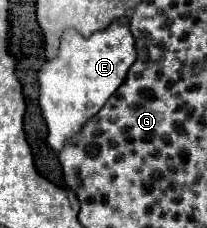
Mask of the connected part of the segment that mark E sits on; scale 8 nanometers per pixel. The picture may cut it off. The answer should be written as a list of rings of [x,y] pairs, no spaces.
[[[127,17],[113,21],[105,31],[87,39],[73,29],[63,33],[57,57],[43,63],[39,69],[39,107],[49,127],[47,143],[53,151],[59,153],[63,143],[75,137],[75,133],[79,133],[79,129],[99,113],[115,89],[125,81],[135,57],[135,39],[129,31]]]

